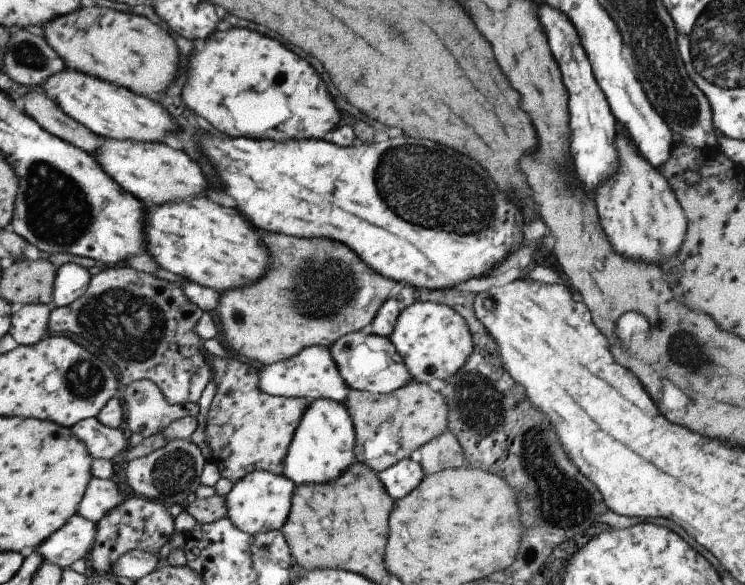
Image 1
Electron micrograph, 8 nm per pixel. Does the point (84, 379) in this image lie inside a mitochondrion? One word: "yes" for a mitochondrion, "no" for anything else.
yes

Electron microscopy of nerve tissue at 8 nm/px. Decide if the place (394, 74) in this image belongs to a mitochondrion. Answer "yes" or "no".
no

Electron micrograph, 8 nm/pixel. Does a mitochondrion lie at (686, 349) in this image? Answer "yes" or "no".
yes

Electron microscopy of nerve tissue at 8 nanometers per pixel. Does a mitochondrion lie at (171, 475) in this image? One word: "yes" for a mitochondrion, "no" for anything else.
yes

